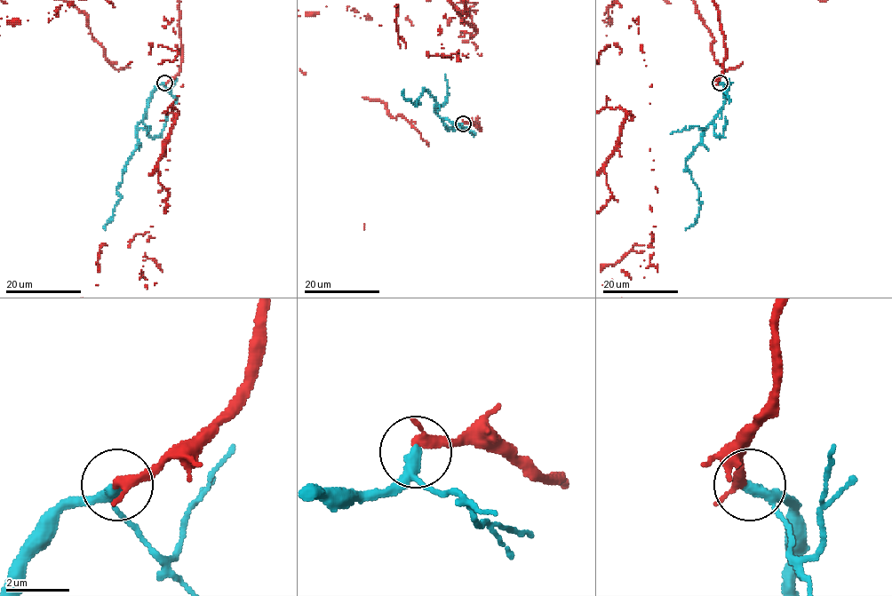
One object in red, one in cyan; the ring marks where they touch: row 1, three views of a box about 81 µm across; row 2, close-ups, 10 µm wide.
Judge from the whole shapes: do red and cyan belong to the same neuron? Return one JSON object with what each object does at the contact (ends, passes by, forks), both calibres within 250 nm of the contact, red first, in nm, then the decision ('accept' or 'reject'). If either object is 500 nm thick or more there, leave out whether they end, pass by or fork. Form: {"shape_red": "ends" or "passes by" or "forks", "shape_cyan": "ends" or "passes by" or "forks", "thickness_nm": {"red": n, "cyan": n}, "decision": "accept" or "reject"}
{"shape_red": "passes by", "shape_cyan": "passes by", "thickness_nm": {"red": 240, "cyan": 280}, "decision": "accept"}

